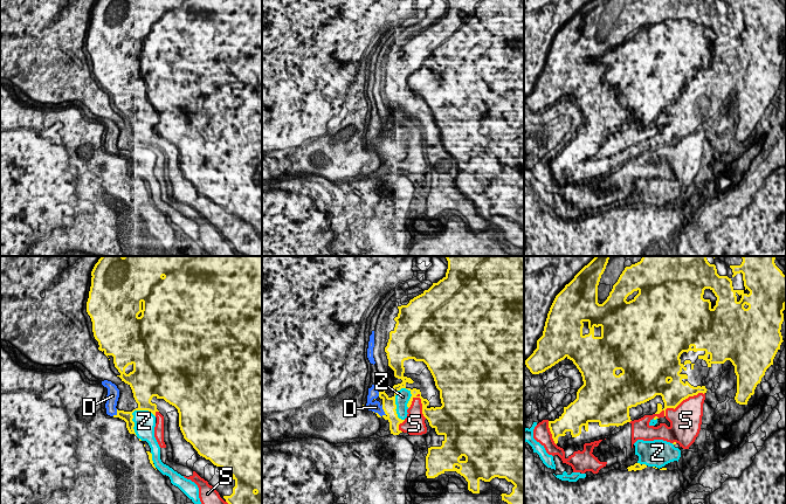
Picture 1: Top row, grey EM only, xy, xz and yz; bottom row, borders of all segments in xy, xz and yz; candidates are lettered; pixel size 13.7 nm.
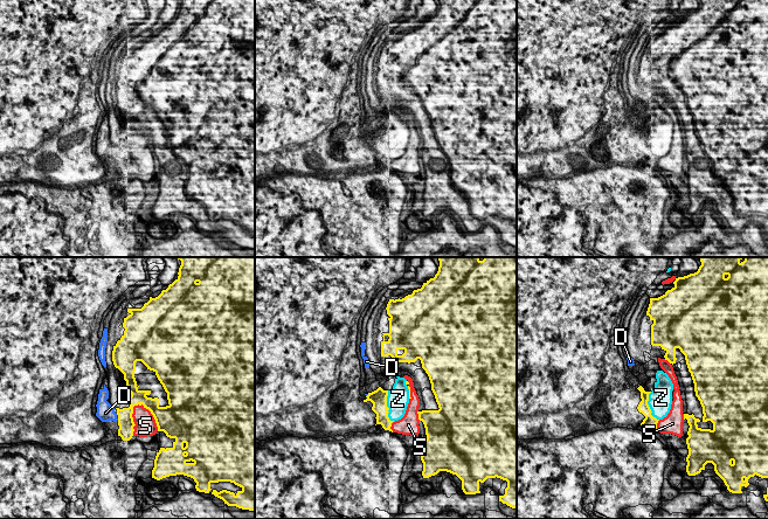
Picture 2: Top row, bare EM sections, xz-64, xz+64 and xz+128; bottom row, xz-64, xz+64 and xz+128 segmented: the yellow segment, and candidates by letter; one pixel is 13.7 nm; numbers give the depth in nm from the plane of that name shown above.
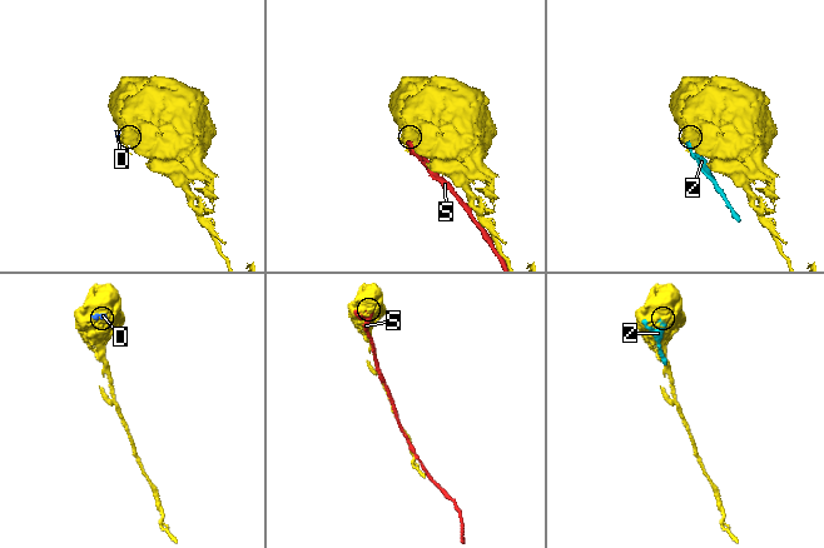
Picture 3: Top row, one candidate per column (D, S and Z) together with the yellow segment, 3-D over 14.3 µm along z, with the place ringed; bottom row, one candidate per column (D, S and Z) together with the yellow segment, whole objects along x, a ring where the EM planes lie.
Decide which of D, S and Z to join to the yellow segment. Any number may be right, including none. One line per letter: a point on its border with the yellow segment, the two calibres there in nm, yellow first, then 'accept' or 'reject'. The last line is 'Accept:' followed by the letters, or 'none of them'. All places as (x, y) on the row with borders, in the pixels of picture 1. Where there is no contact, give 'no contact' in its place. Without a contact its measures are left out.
D: contact xz (379, 415); calibres 190 and 140 nm; reject
S: contact yz (678, 404); calibres 340 and 440 nm; reject
Z: contact xz (395, 405); calibres 190 and 200 nm; reject
Accept: none of them

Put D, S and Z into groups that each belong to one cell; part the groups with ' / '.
D Z / S

